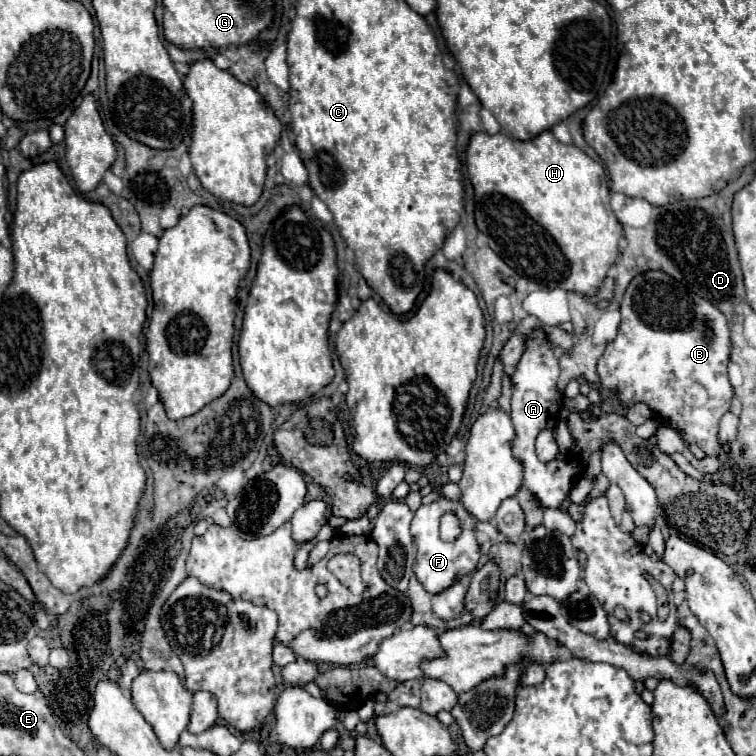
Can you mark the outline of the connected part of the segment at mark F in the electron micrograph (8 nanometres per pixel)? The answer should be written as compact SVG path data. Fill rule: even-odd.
M441 498L433 504L423 504L415 512L415 518L411 522L411 536L413 536L415 546L417 546L415 576L419 574L417 580L423 584L423 588L427 592L439 594L439 592L447 590L457 578L469 576L477 568L481 554L479 554L479 542L475 540L475 524L477 524L477 520L461 506L461 502L453 502L447 498ZM447 510L455 512L463 522L463 534L455 542L443 542L439 538L439 520Z

